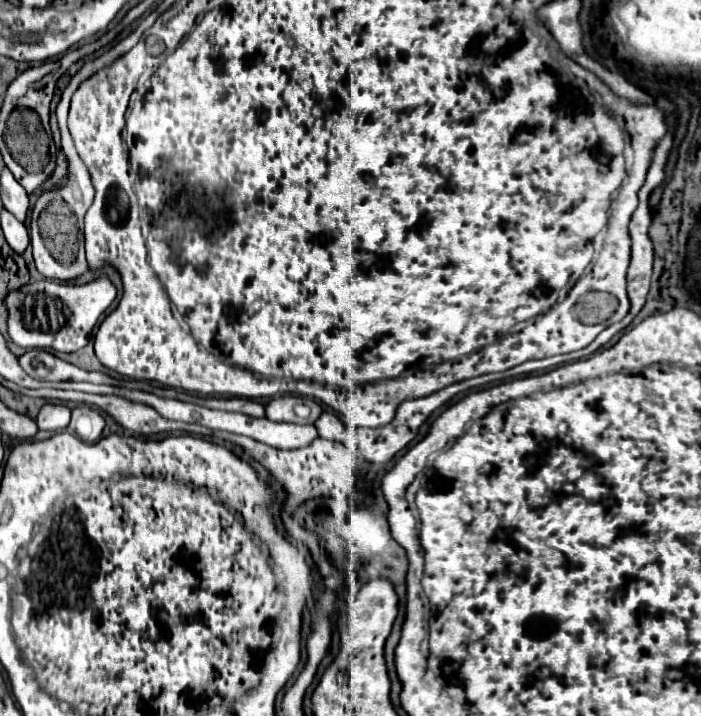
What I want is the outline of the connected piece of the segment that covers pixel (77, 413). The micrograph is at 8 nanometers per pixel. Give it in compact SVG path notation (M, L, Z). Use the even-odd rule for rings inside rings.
M79 407L79 409L73 409L73 417L67 431L75 433L79 439L87 443L95 443L101 439L103 427L105 427L105 419L101 417L99 411Z

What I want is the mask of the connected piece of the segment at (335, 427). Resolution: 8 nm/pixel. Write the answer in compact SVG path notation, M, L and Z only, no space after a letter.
M323 411L321 417L315 421L315 427L317 427L317 433L319 437L323 439L329 439L329 441L343 441L343 421L331 413L331 411Z

